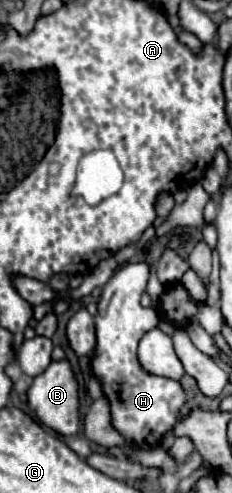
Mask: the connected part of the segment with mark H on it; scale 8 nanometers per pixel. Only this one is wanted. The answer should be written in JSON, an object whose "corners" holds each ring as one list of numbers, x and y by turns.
{"corners":[[128,262,102,286,98,314,94,316,98,344,92,368,102,382,106,398,110,400,114,428,130,446,138,448,156,448,162,436,180,420,180,408,186,404,184,390,176,380,144,372,136,358,140,338,158,326,156,310,142,308,140,304,148,276,148,262]]}

